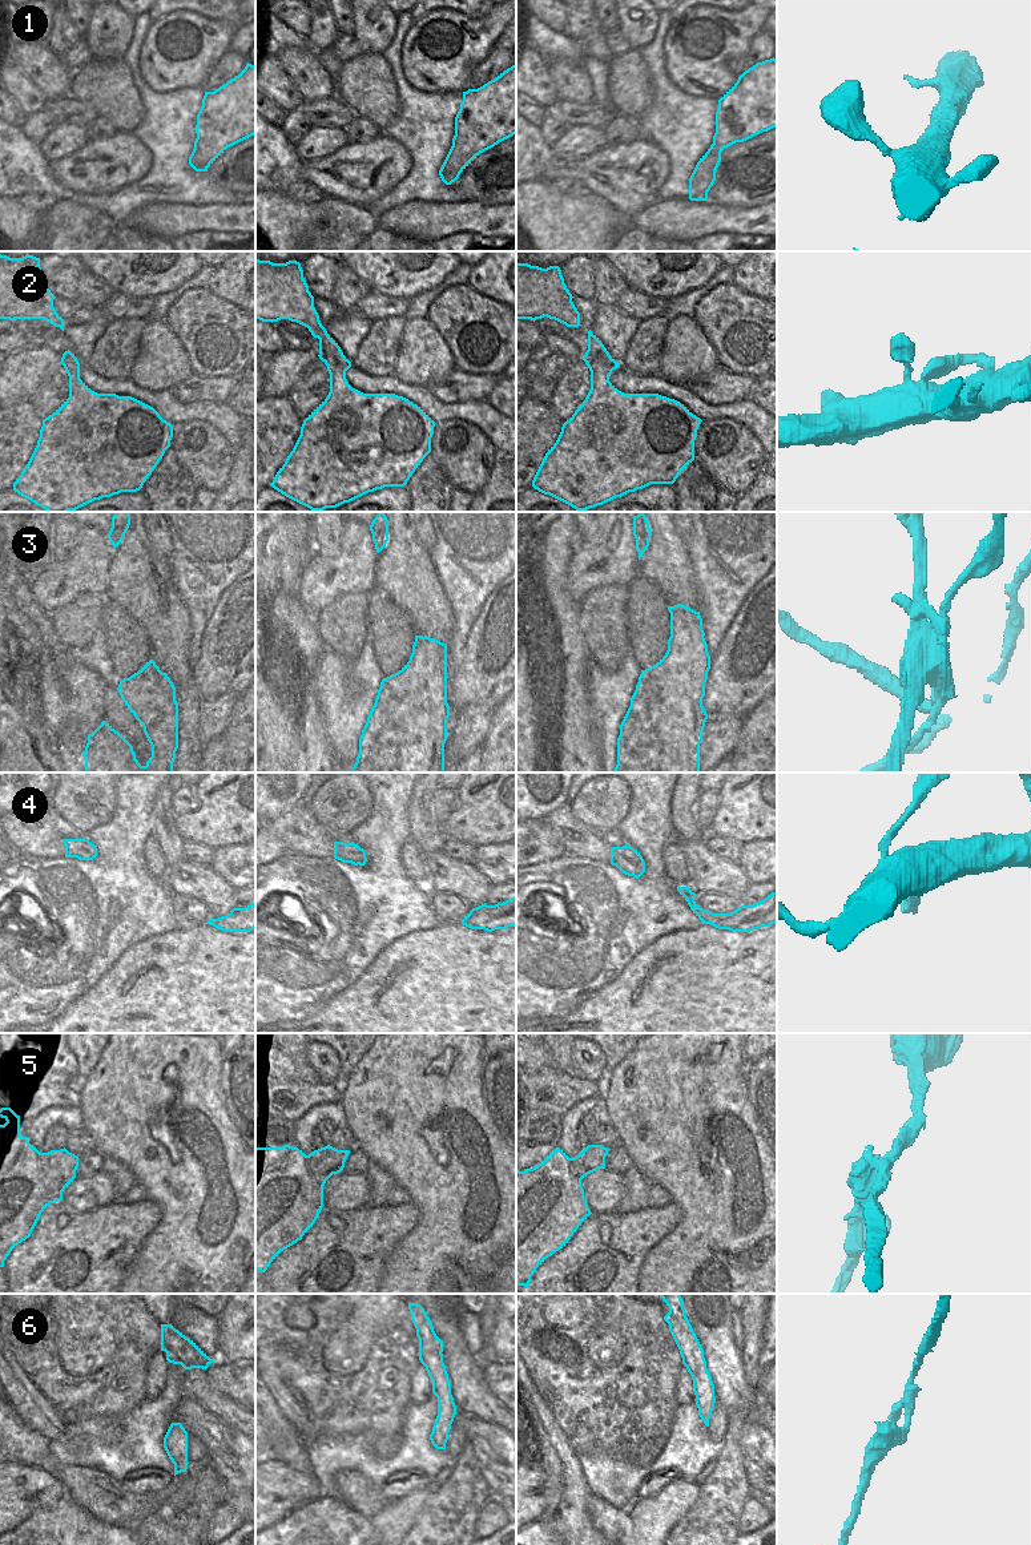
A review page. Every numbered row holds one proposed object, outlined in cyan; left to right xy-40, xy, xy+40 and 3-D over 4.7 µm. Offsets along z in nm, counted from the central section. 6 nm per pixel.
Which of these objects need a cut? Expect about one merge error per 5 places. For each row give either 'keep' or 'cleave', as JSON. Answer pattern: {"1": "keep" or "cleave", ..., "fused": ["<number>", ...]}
{"1": "keep", "2": "keep", "3": "cleave", "4": "cleave", "5": "cleave", "6": "cleave", "fused": ["3", "4", "5", "6"]}

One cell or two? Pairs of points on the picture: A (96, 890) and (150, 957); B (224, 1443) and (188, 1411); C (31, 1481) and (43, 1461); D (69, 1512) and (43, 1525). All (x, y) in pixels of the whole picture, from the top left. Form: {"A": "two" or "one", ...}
{"A": "two", "B": "one", "C": "two", "D": "one"}

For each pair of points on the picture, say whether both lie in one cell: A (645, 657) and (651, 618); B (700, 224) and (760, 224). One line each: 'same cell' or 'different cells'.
A: same cell
B: same cell

